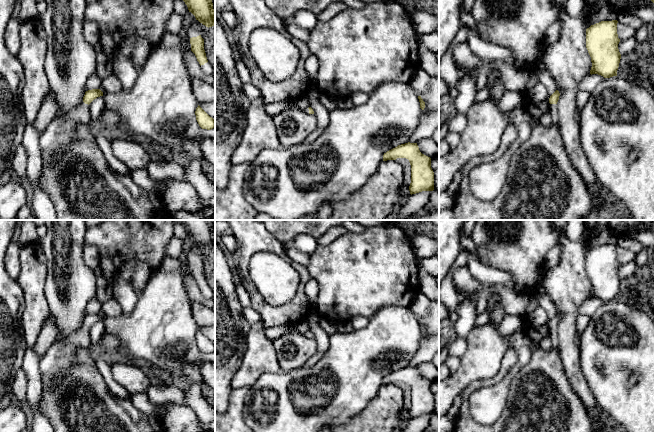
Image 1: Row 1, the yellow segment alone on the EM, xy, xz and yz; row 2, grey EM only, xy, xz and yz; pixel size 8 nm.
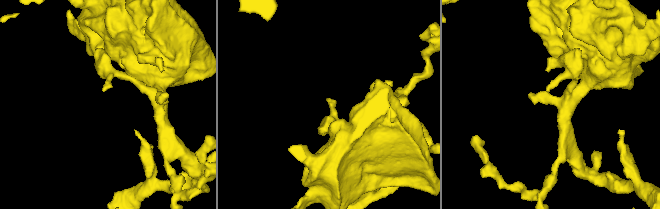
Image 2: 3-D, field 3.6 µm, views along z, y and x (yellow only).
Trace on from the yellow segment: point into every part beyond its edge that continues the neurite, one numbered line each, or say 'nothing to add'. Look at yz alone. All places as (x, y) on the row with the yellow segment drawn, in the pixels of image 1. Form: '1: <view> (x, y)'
1: yz (553, 111)

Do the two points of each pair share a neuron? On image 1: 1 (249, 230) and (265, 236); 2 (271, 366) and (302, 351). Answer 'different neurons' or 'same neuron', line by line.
1: same neuron
2: different neurons

